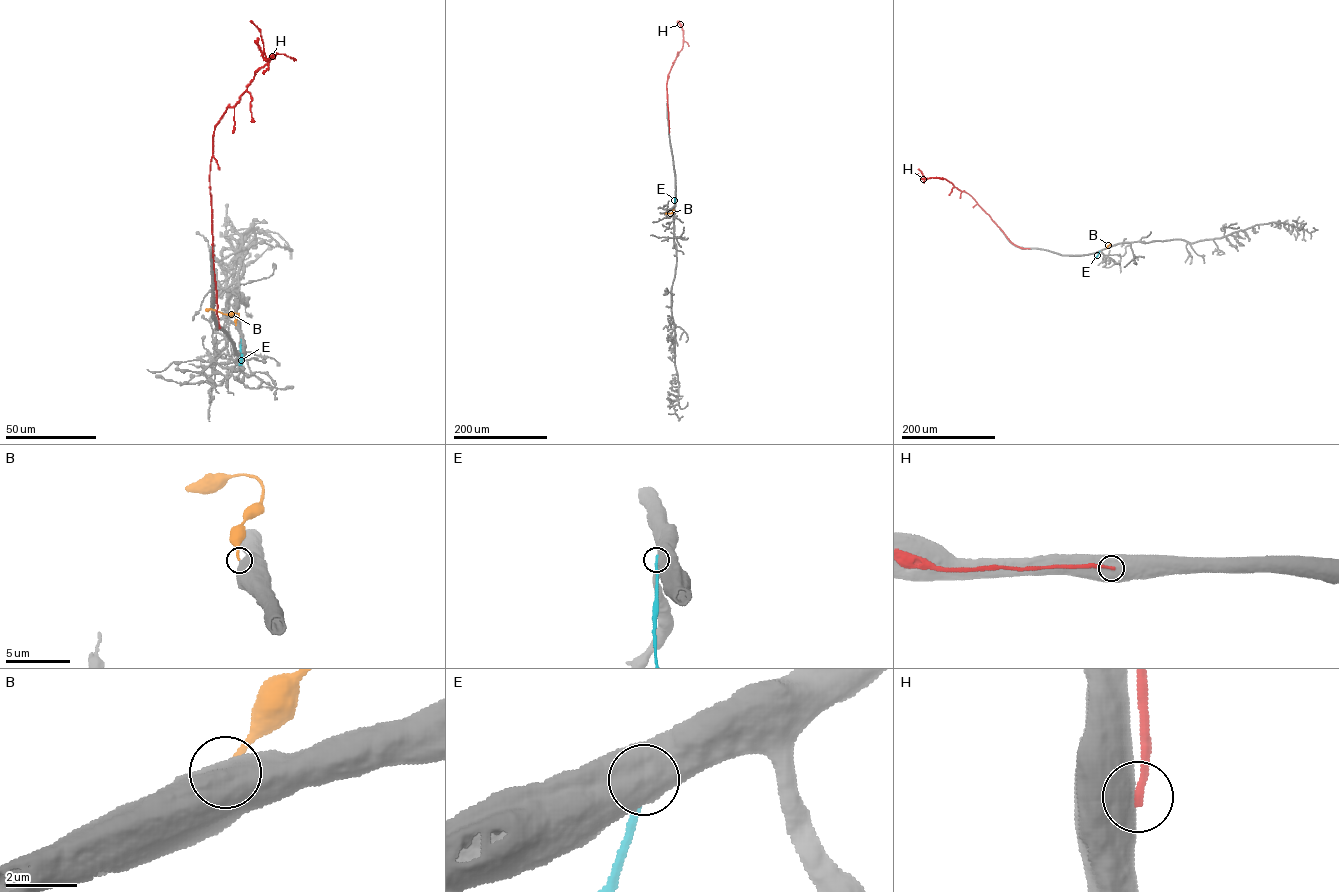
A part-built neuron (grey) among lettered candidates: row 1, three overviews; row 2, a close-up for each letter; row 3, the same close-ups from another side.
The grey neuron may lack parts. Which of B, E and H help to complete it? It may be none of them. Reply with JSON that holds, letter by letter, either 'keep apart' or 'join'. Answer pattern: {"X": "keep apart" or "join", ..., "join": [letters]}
{"B": "join", "E": "keep apart", "H": "keep apart", "join": ["B"]}

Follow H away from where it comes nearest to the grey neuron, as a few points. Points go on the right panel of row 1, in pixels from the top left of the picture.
H: (1029, 248), (1012, 243), (968, 193), (943, 178), (924, 179), (918, 169)

